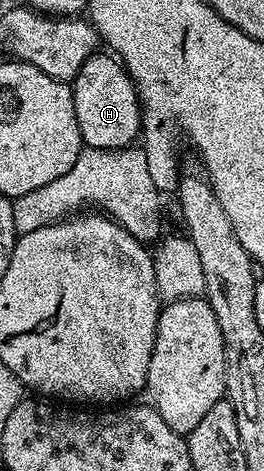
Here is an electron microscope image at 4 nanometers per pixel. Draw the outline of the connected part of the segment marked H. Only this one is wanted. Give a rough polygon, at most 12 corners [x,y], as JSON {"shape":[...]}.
{"shape":[[113,54],[72,80],[85,146],[129,147],[142,104]]}

